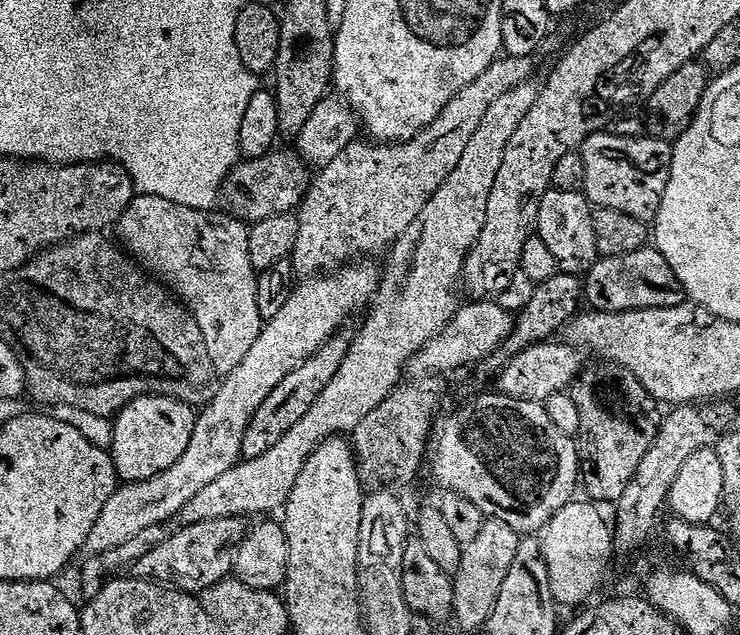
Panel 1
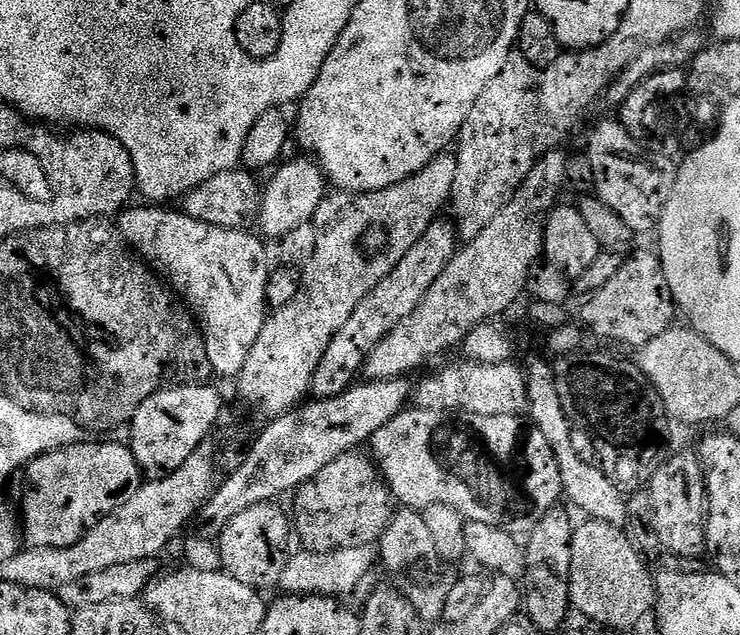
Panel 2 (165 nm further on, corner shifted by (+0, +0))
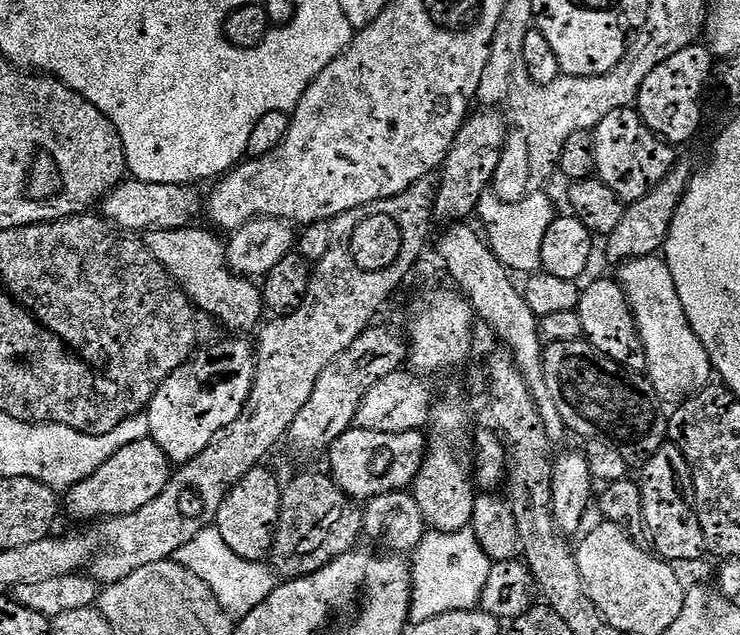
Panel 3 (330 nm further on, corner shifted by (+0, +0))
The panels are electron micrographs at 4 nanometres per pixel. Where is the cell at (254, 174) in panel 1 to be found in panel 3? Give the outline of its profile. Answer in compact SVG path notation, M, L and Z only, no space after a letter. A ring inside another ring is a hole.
M135 178L125 179L102 201L102 215L105 220L125 228L128 232L147 234L149 232L173 232L176 228L186 228L202 212L202 196L199 187L191 184L155 184Z

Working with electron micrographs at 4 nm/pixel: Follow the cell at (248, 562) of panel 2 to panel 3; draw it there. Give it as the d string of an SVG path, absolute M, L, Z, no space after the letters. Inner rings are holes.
M257 466L225 500L220 508L218 527L234 554L260 562L268 551L273 551L280 523L281 491L282 484L276 481L275 474L267 472L264 466Z

